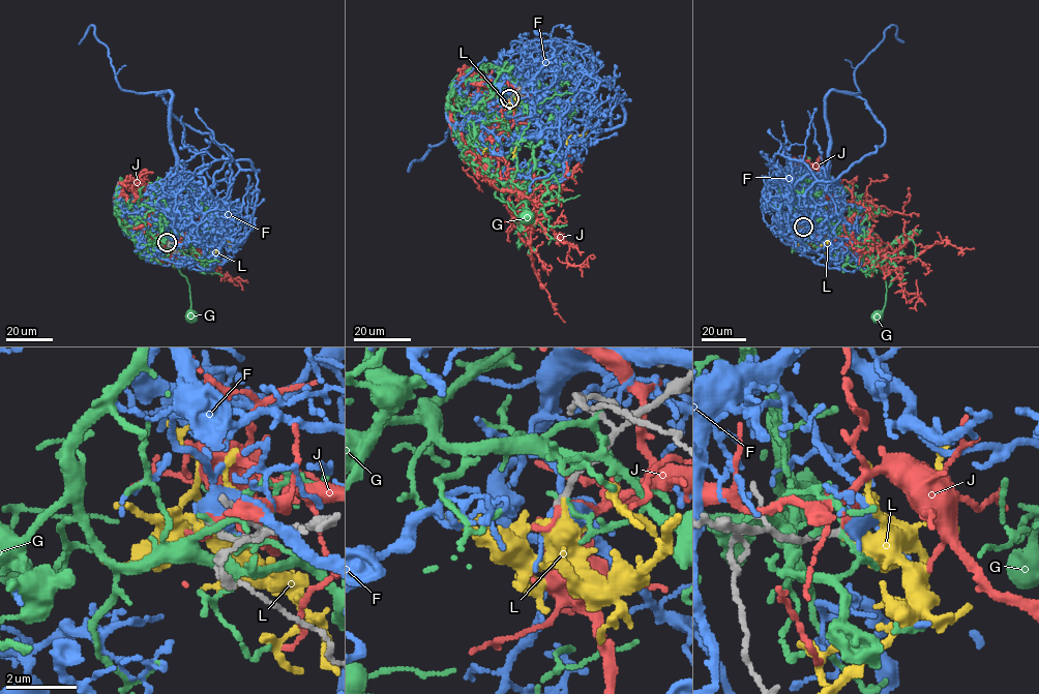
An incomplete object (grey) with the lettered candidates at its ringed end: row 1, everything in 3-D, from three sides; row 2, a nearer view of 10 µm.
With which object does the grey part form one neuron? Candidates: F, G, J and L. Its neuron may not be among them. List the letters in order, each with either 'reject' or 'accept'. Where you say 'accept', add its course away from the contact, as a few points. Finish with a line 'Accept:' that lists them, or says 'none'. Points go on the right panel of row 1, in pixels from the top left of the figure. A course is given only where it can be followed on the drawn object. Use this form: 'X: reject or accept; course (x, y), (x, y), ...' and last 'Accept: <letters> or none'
F: reject
G: reject
J: reject
L: reject
Accept: none

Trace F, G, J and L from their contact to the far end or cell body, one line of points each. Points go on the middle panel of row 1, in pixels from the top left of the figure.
F: (510, 98), (508, 90), (502, 100), (525, 110), (523, 90), (504, 127), (484, 132), (455, 119), (407, 172)
G: (510, 98), (516, 99), (500, 90), (517, 82), (520, 104), (507, 182), (495, 193), (526, 224), (527, 218)
J: (510, 98), (513, 125), (494, 138), (498, 168), (534, 202), (532, 261), (565, 322)
L: (509, 98), (495, 128), (515, 147), (566, 144), (571, 136)

